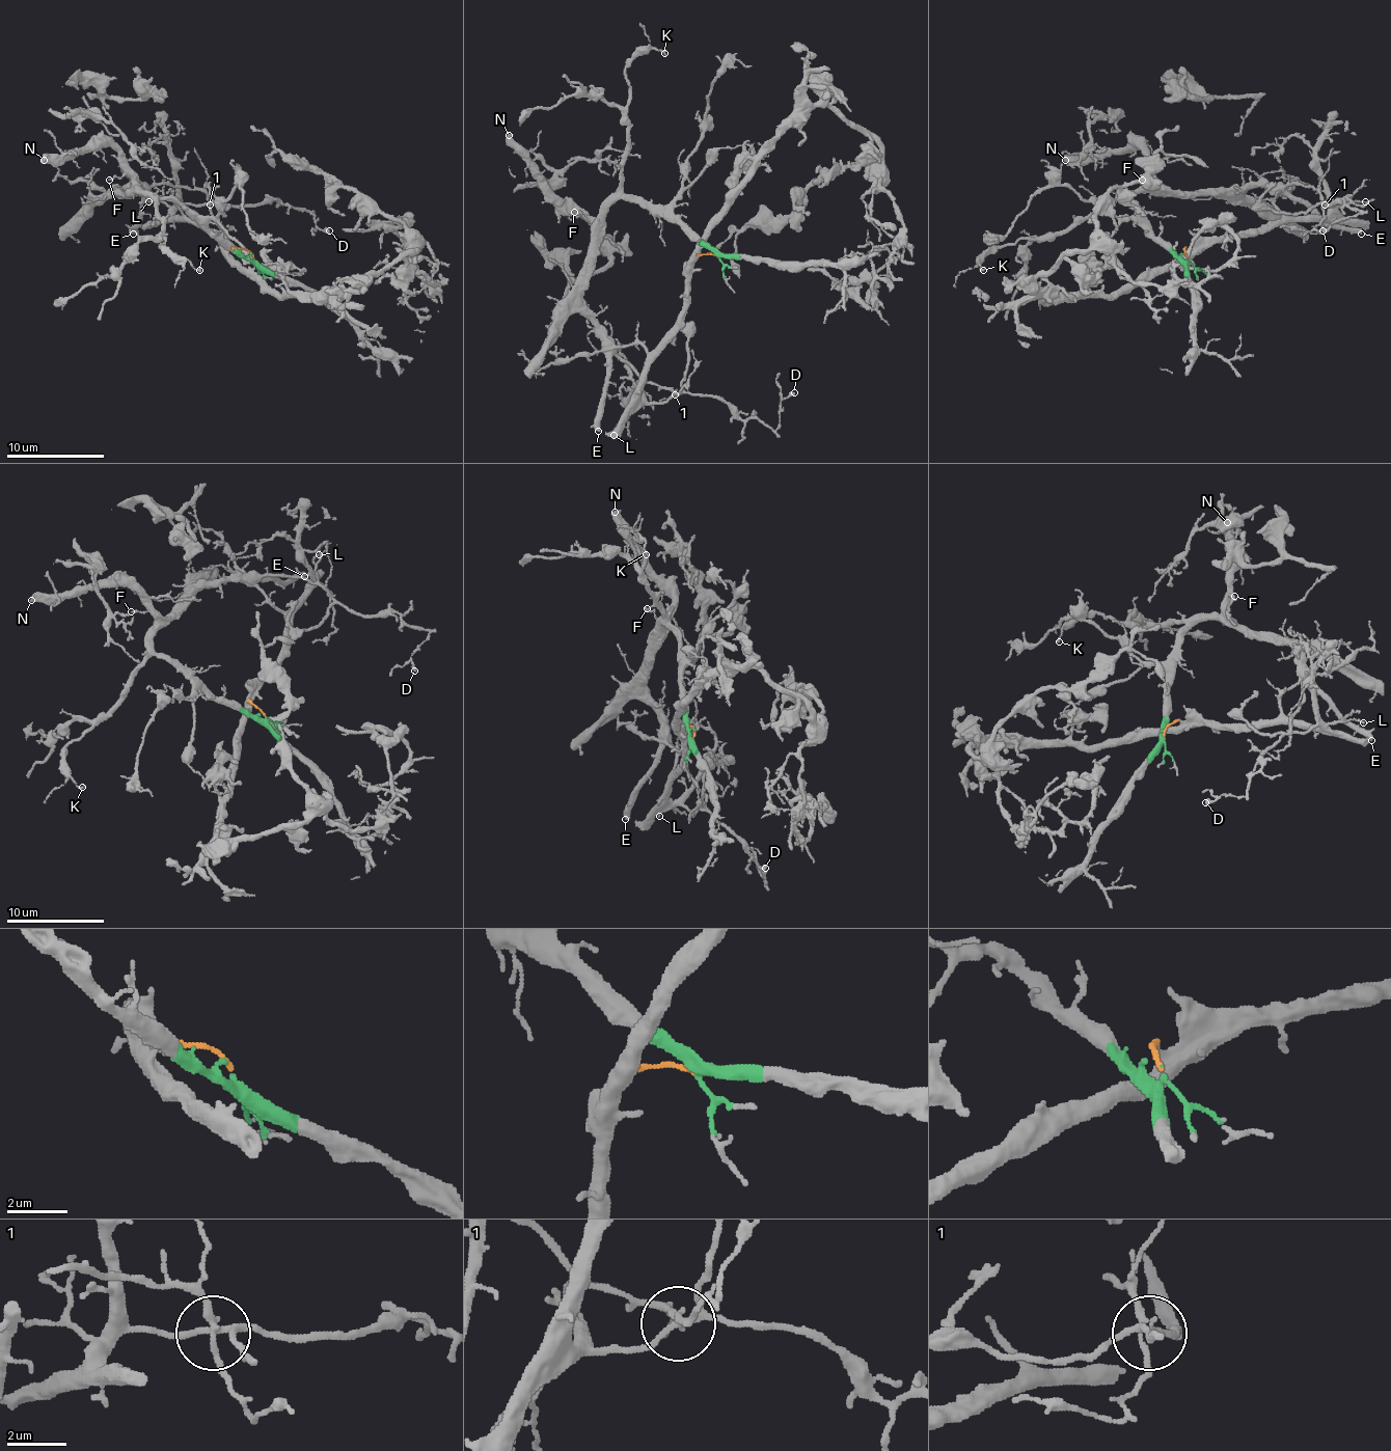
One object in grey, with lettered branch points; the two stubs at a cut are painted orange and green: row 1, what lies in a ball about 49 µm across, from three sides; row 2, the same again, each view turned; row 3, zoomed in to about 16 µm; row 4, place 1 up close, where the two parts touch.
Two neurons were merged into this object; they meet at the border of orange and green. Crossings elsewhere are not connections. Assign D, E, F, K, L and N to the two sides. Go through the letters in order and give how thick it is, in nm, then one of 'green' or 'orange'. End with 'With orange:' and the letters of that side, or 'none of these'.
D: 240 nm thick; orange
E: 440 nm thick; green
F: 140 nm thick; green
K: 140 nm thick; green
L: 140 nm thick; orange
N: 550 nm thick; green
With orange: D, L

